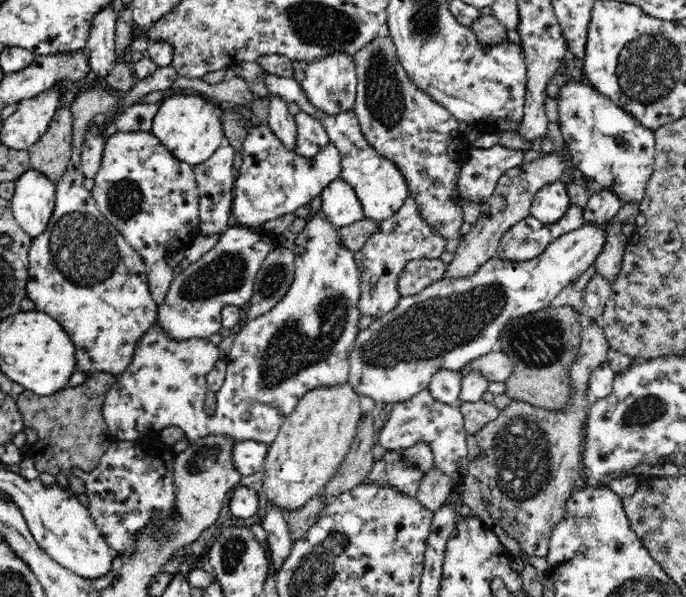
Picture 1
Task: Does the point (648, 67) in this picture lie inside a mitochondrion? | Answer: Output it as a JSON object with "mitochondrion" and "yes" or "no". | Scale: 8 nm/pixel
{"mitochondrion":"yes"}

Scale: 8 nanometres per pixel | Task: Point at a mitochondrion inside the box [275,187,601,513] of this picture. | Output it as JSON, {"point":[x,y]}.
{"point":[434,327]}

